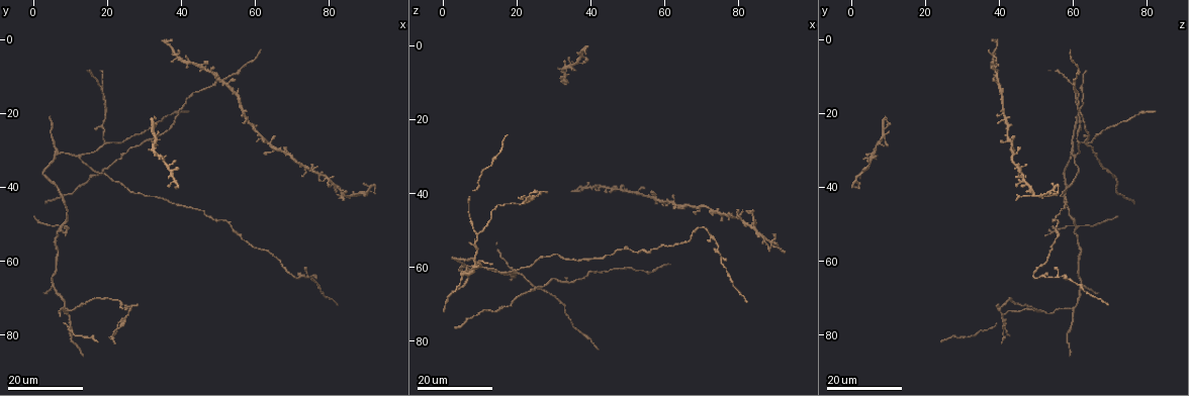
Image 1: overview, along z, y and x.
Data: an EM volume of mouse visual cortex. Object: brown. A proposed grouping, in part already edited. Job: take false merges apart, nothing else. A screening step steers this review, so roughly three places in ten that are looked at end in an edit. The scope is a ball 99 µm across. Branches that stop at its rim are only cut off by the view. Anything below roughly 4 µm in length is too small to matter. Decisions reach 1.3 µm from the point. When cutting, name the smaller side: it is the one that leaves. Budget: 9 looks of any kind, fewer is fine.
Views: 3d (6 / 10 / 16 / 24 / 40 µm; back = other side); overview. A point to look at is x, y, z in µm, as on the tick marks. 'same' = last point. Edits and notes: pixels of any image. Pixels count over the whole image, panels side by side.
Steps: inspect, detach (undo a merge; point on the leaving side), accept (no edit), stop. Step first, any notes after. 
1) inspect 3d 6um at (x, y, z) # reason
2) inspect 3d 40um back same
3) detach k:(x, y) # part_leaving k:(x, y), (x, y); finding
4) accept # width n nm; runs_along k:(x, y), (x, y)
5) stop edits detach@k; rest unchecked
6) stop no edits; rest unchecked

inspect 3d 24um at (26.0, 73.5, 40.5) # side arm on a straight run

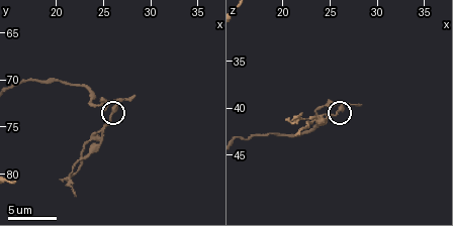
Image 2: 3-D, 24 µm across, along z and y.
inspect 3d 6um at (26.2, 73.2, 40.2)

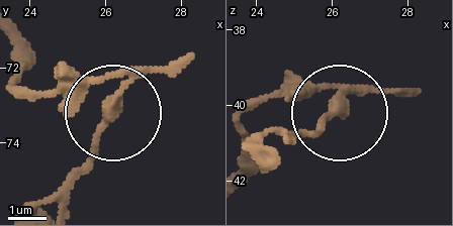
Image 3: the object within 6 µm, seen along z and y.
detach 3:(102, 130) # part_leaving 3:(124, 88), (69, 200); two neurons meet here

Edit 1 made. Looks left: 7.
inspect 3d 24um at (9.0, 73.0, 50.5) # three-way junction

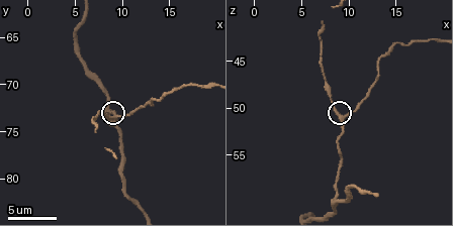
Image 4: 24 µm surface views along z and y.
inspect 3d 10um at (9.2, 73.4, 51.0)

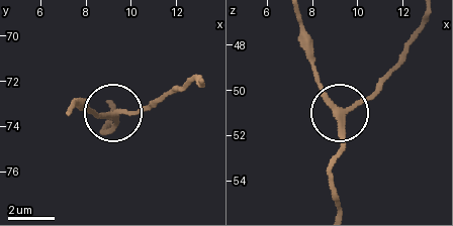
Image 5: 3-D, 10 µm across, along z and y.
accept # runs_along 5:(108, 106), (104, 131), (112, 114), (166, 99); all the same neuron

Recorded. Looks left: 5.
inspect 3d 16um at (5.0, 66.0, 62.5) # arms part here

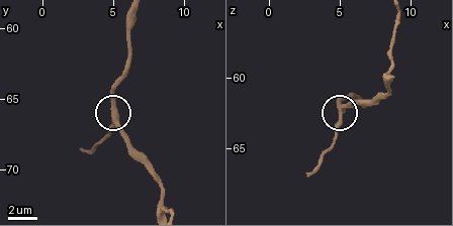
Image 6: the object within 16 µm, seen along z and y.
inspect 3d 6um at (5.2, 66.8, 62.2) # closer look

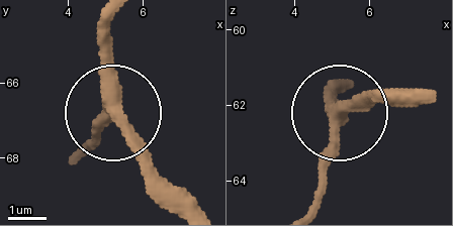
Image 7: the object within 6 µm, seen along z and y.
accept # side_arm 6 um; arms 3; one neuron here

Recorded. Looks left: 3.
stop edits detach@3; rest unchecked

